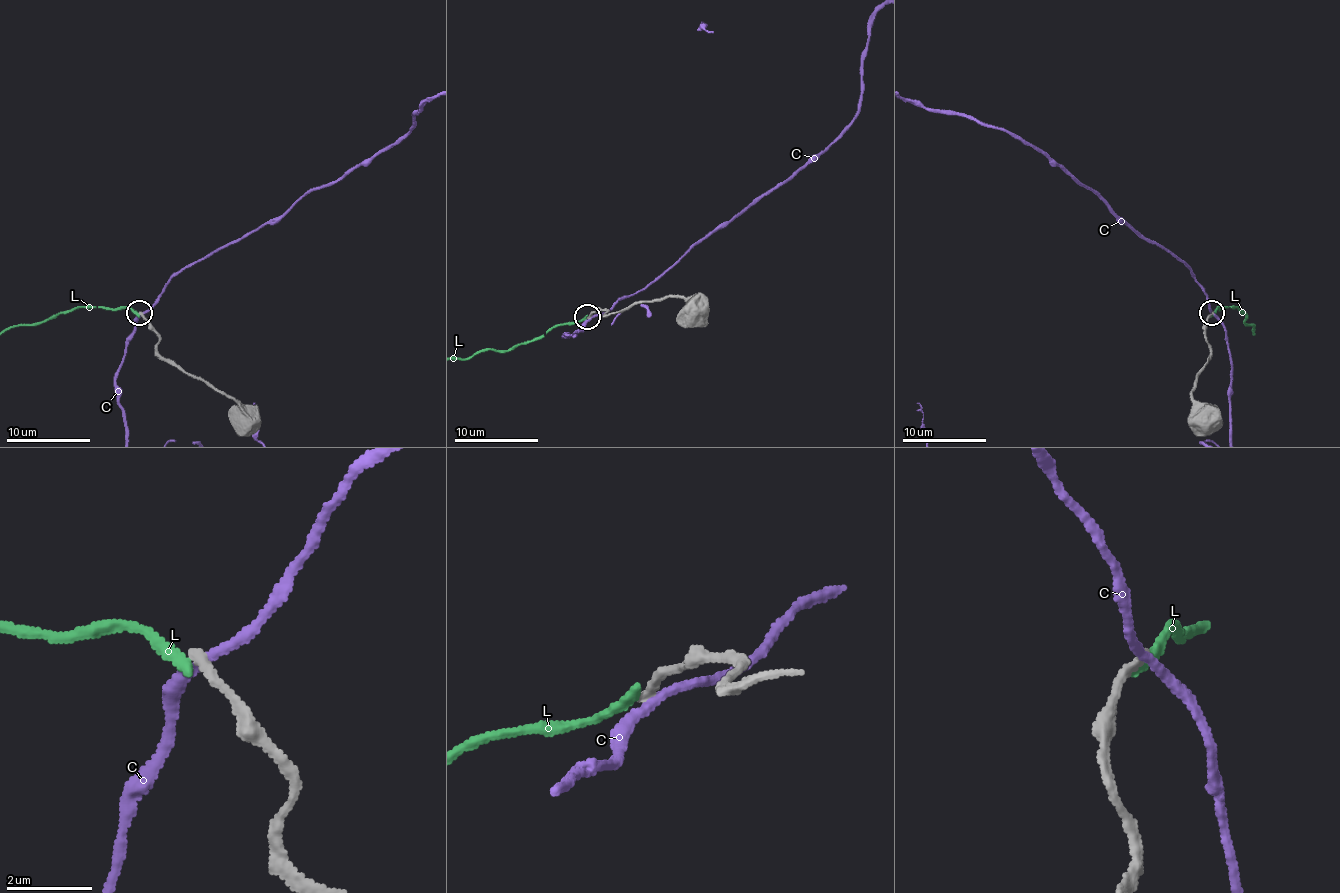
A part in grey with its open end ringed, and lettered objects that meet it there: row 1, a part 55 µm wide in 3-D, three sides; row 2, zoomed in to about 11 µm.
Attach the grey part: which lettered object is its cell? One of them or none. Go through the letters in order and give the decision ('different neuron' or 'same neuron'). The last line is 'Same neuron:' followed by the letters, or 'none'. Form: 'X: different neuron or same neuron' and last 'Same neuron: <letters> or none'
C: different neuron
L: different neuron
Same neuron: none

